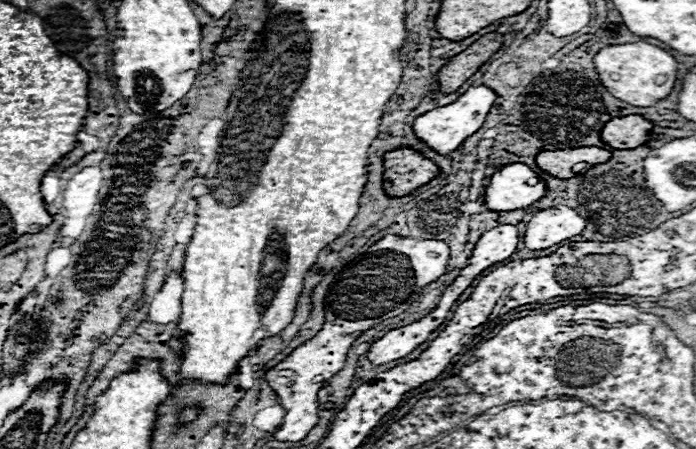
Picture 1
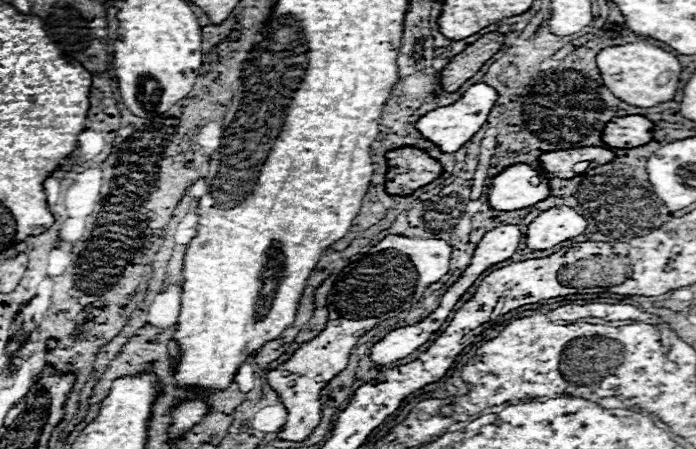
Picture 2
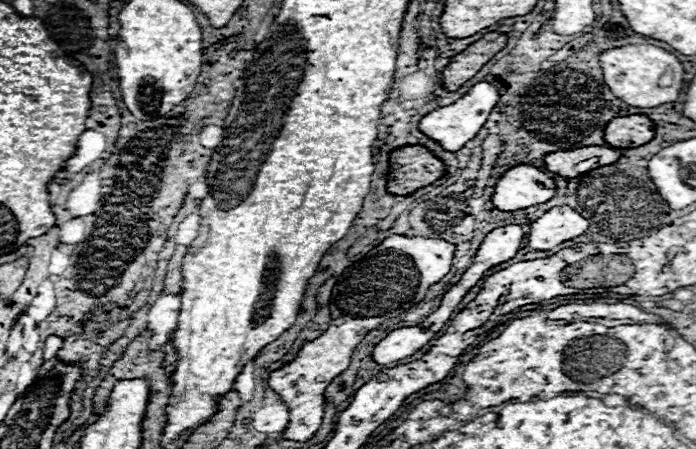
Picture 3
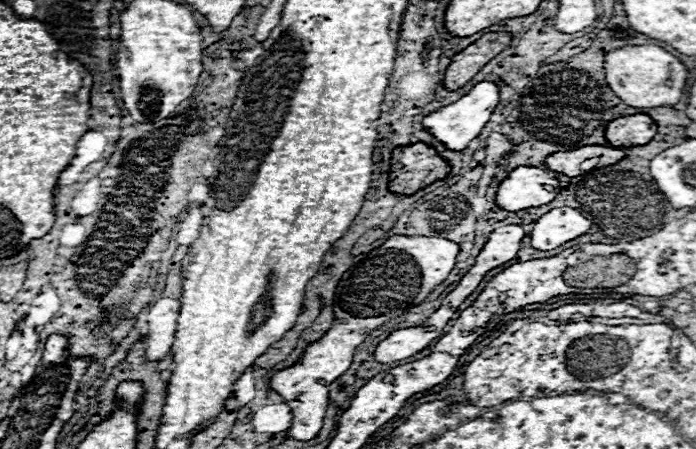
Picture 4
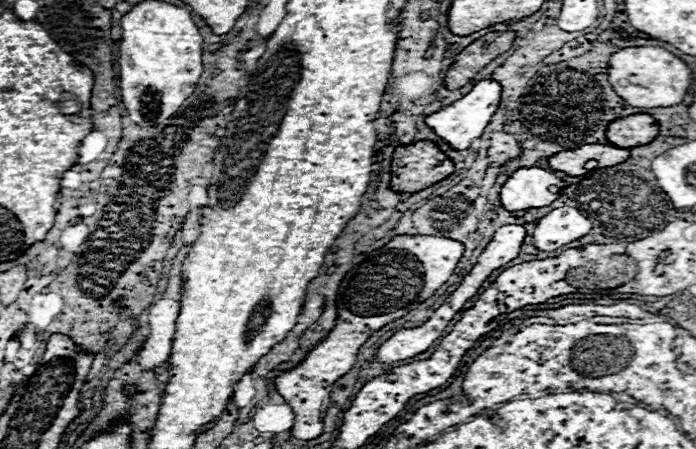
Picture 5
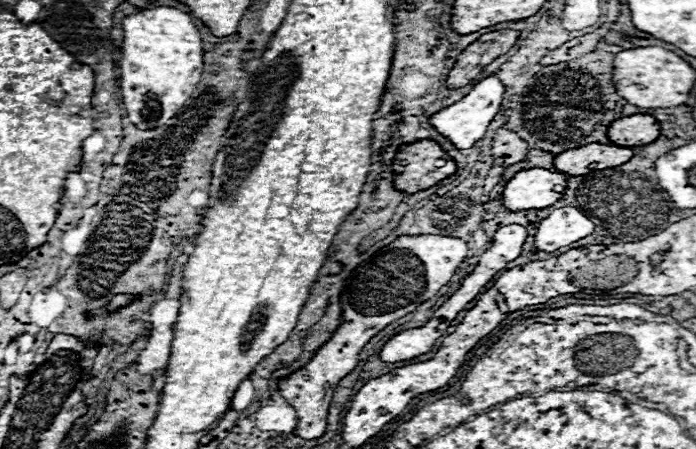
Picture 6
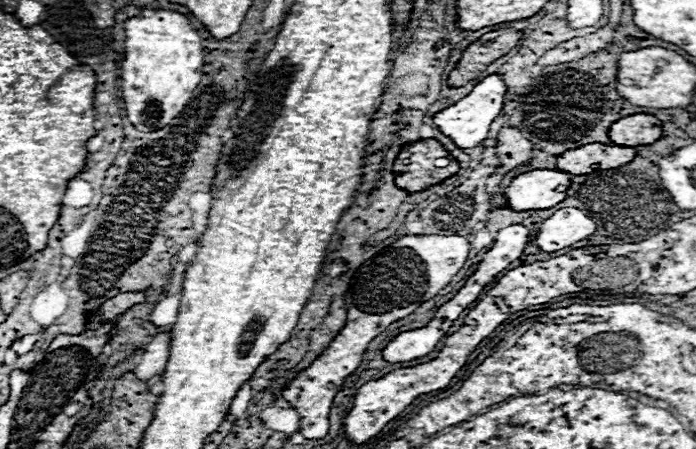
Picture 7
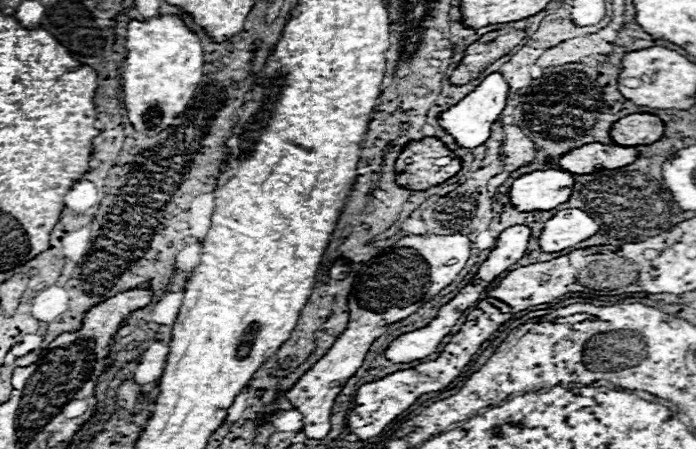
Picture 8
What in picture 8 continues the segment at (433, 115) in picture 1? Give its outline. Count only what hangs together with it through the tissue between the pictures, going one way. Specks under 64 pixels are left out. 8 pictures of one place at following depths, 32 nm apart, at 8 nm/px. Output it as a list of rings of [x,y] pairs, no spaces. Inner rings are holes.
[[[494,72],[486,76],[466,98],[462,98],[456,106],[444,110],[438,116],[438,124],[456,140],[460,148],[476,148],[484,144],[490,138],[490,126],[492,122],[500,116],[500,112],[506,106],[506,96],[508,96],[508,84],[504,82],[502,74]]]

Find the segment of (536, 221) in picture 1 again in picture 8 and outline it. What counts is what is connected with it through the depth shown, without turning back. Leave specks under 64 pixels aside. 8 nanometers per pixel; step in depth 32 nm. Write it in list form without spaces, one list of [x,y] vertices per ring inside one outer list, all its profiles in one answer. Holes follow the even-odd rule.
[[[568,208],[544,222],[538,244],[544,252],[558,252],[594,236],[596,232],[598,224],[584,210]]]

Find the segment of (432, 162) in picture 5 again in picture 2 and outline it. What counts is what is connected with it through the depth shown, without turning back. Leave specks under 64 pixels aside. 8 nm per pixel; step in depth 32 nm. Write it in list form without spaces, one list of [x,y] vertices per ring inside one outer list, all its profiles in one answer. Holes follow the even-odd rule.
[[[398,148],[386,154],[386,192],[392,196],[408,196],[416,188],[430,184],[442,174],[442,166],[418,148]]]

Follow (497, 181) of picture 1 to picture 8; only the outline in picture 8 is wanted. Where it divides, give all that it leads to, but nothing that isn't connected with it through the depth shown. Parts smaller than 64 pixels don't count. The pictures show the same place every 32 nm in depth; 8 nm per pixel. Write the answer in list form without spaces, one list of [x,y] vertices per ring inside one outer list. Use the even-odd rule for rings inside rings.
[[[534,170],[514,180],[508,196],[516,210],[552,210],[570,198],[574,178],[566,170]]]

